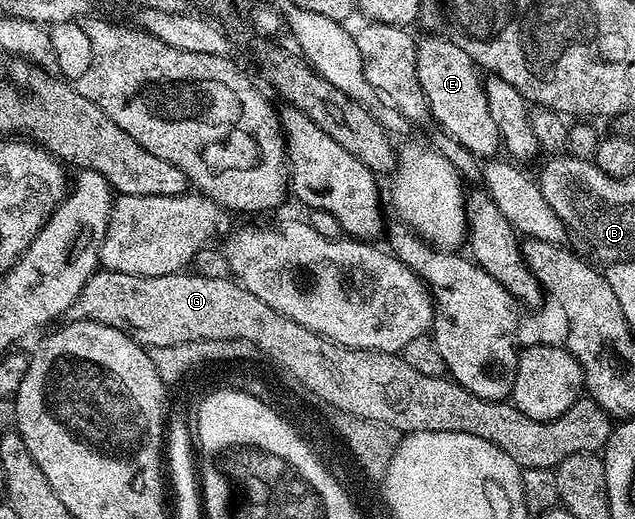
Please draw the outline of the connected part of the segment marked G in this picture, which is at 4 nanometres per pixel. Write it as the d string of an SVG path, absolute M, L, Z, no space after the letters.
M97 270L90 277L89 281L80 290L75 298L73 305L69 308L68 315L74 320L90 320L91 322L99 322L106 324L112 328L118 328L121 332L136 340L138 344L146 349L158 348L159 346L175 346L183 342L195 342L196 340L231 340L240 342L246 340L249 344L254 344L259 351L265 356L270 356L277 364L282 364L303 387L309 392L314 392L319 399L325 404L330 404L330 409L346 412L352 416L359 418L367 418L368 420L378 420L386 422L390 420L393 424L398 424L406 431L423 431L423 432L462 432L463 434L475 434L475 438L483 438L487 442L491 442L495 446L499 446L499 450L503 450L503 454L507 454L519 465L523 470L527 468L552 468L555 469L557 464L563 462L565 458L580 452L600 453L602 449L608 445L609 436L613 433L615 427L614 421L609 413L603 410L603 406L599 406L599 402L595 402L587 394L578 396L575 403L568 408L563 414L559 414L559 418L554 420L536 420L535 418L527 418L527 414L523 414L512 402L503 400L484 400L475 394L471 394L464 386L457 383L456 380L448 375L432 376L431 374L421 374L419 370L409 366L401 354L391 352L368 352L367 350L359 350L358 348L345 348L342 344L331 342L327 338L323 338L319 334L315 334L311 330L307 330L303 326L299 326L295 322L291 322L283 314L279 314L275 310L271 310L271 306L267 306L267 302L263 302L259 298L255 298L255 294L251 294L251 290L247 290L244 286L237 283L236 280L230 278L203 278L192 270L182 270L172 272L171 274L163 274L162 276L140 276L139 274L119 274L118 272L107 272Z

